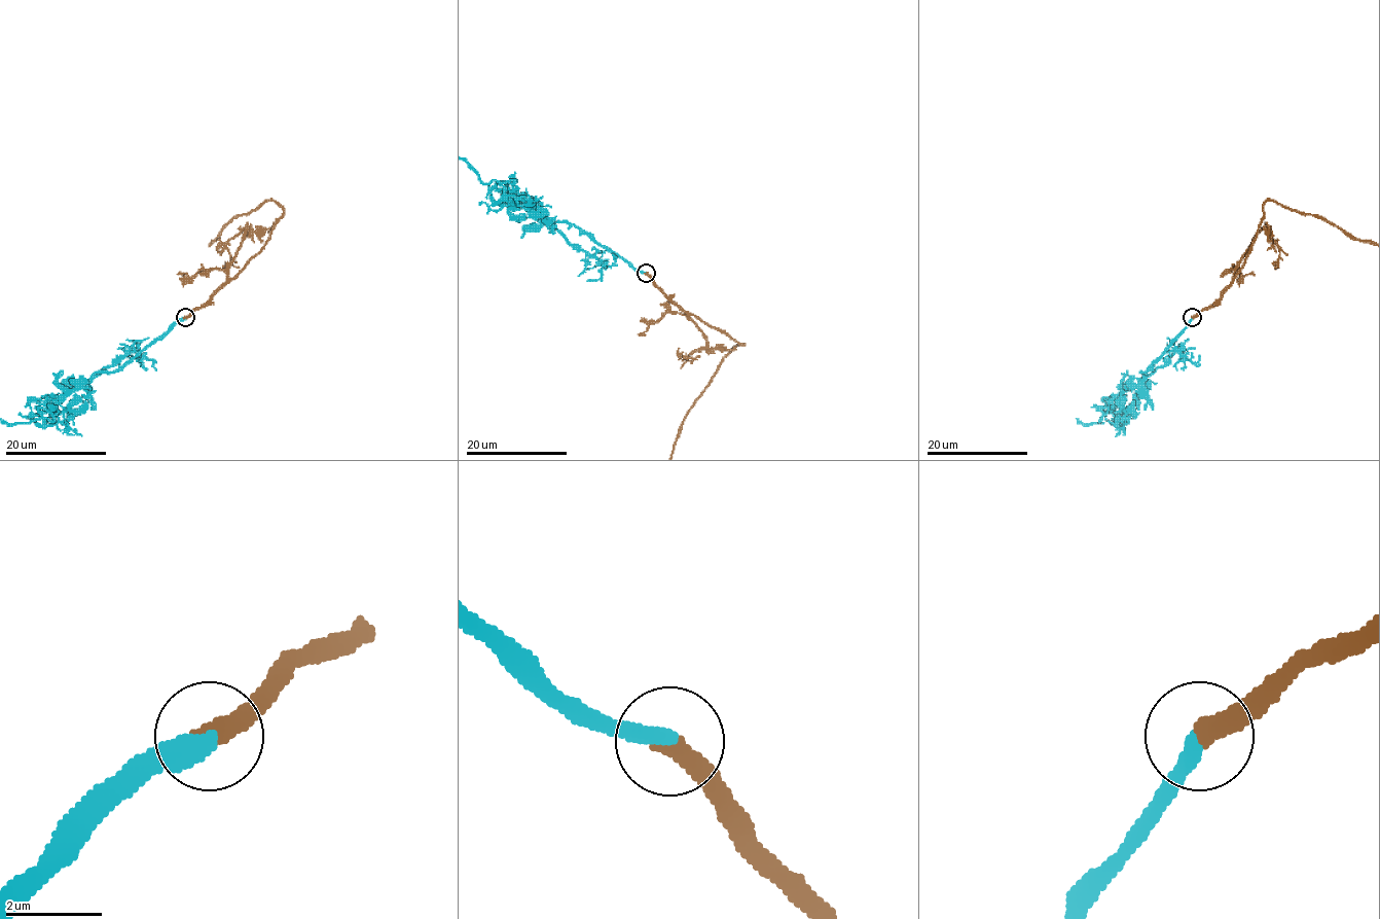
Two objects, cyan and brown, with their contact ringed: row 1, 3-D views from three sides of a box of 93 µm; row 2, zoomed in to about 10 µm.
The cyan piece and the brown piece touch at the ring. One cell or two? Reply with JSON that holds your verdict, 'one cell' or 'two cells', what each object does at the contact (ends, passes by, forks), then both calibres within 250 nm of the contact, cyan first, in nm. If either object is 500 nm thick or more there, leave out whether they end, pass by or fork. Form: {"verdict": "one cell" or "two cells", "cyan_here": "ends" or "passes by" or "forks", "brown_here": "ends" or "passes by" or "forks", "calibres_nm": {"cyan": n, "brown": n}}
{"verdict": "one cell", "cyan_here": "ends", "brown_here": "ends", "calibres_nm": {"cyan": 420, "brown": 440}}

